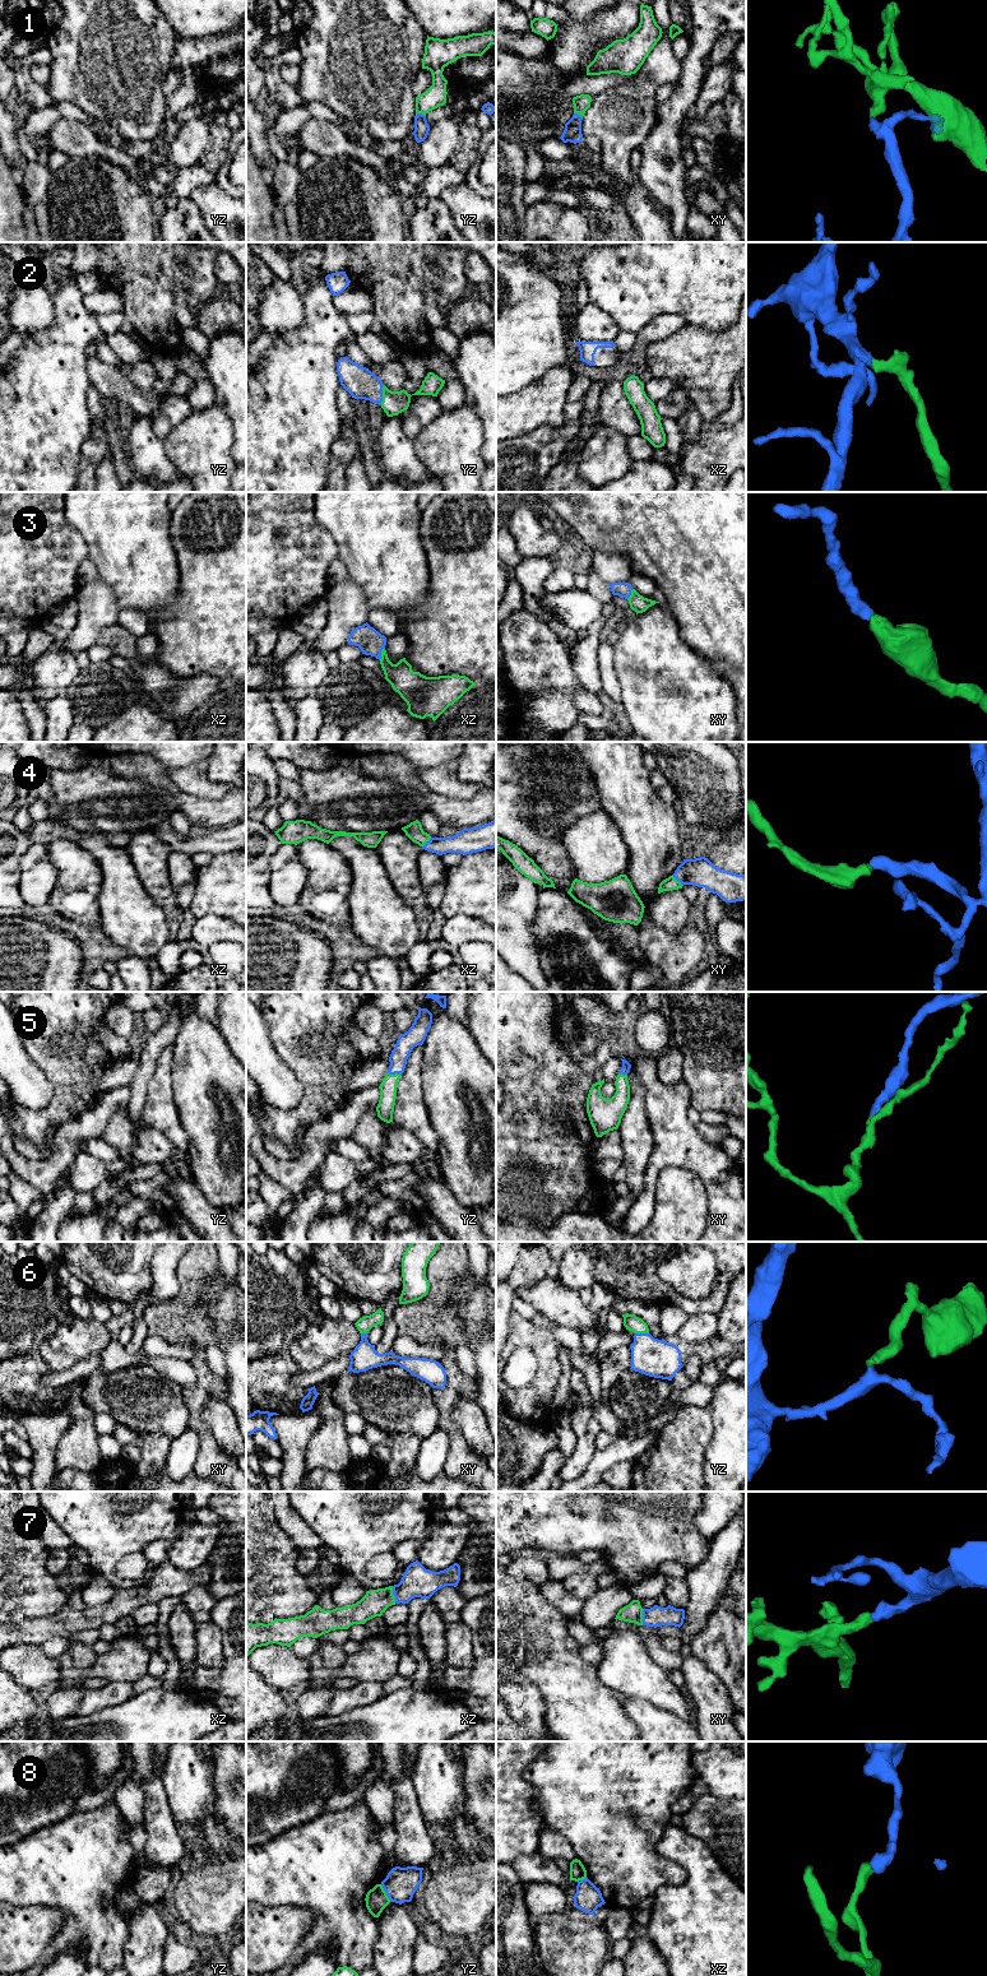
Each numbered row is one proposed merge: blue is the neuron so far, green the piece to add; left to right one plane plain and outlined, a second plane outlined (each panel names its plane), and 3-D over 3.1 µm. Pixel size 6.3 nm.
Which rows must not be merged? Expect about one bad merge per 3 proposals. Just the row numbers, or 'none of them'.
8

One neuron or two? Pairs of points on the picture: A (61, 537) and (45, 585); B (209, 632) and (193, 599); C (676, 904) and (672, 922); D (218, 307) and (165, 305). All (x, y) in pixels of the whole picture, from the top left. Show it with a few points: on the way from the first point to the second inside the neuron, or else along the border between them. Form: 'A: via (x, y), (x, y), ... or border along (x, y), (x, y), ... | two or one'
A: via (51, 548), (45, 555), (45, 574) | one
B: via (209, 625), (209, 616), (200, 607) | one
C: via (672, 908), (672, 918) | one
D: border along (221, 292), (204, 302), (194, 312) | two

